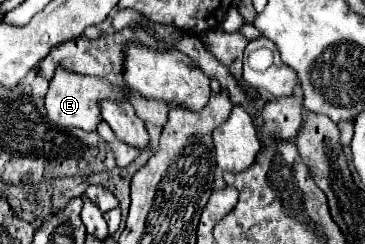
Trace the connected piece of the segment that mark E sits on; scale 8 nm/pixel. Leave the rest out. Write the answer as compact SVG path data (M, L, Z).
M56 70L54 78L50 80L50 88L46 92L46 112L48 120L52 120L58 126L64 128L80 128L84 132L94 132L98 124L102 122L100 114L100 102L102 100L124 100L126 88L124 86L114 86L106 78L96 78L96 76L82 76L76 72L64 72Z

